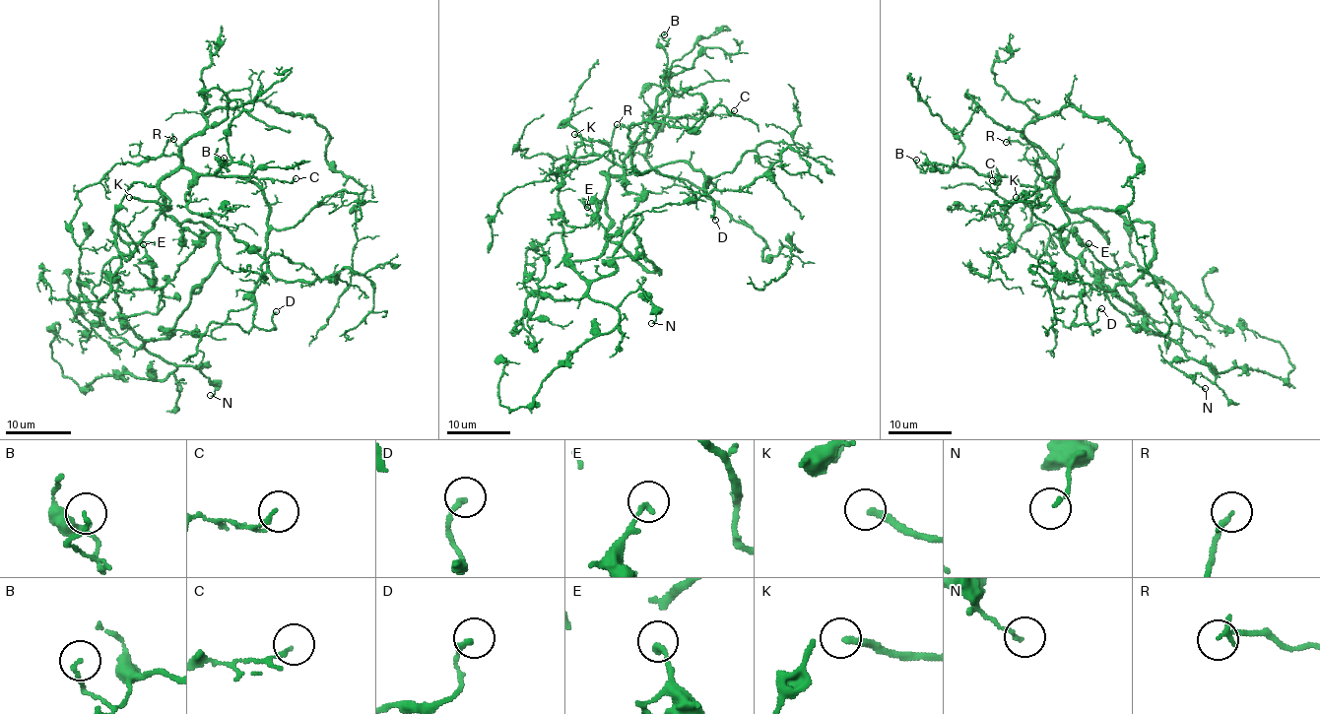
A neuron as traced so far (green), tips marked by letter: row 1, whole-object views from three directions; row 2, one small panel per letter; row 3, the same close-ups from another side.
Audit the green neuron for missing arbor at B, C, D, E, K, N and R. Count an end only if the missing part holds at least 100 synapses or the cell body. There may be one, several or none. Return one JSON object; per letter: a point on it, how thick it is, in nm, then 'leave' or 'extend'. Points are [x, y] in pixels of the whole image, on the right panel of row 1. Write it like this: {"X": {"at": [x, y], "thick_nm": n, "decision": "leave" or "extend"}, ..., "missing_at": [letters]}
{"B": {"at": [916, 160], "thick_nm": 140, "decision": "leave"}, "C": {"at": [992, 180], "thick_nm": 140, "decision": "leave"}, "D": {"at": [1101, 308], "thick_nm": 190, "decision": "leave"}, "E": {"at": [1088, 243], "thick_nm": 170, "decision": "leave"}, "K": {"at": [1016, 197], "thick_nm": 240, "decision": "extend"}, "N": {"at": [1205, 388], "thick_nm": 130, "decision": "leave"}, "R": {"at": [1006, 142], "thick_nm": 190, "decision": "leave"}, "missing_at": ["K"]}

